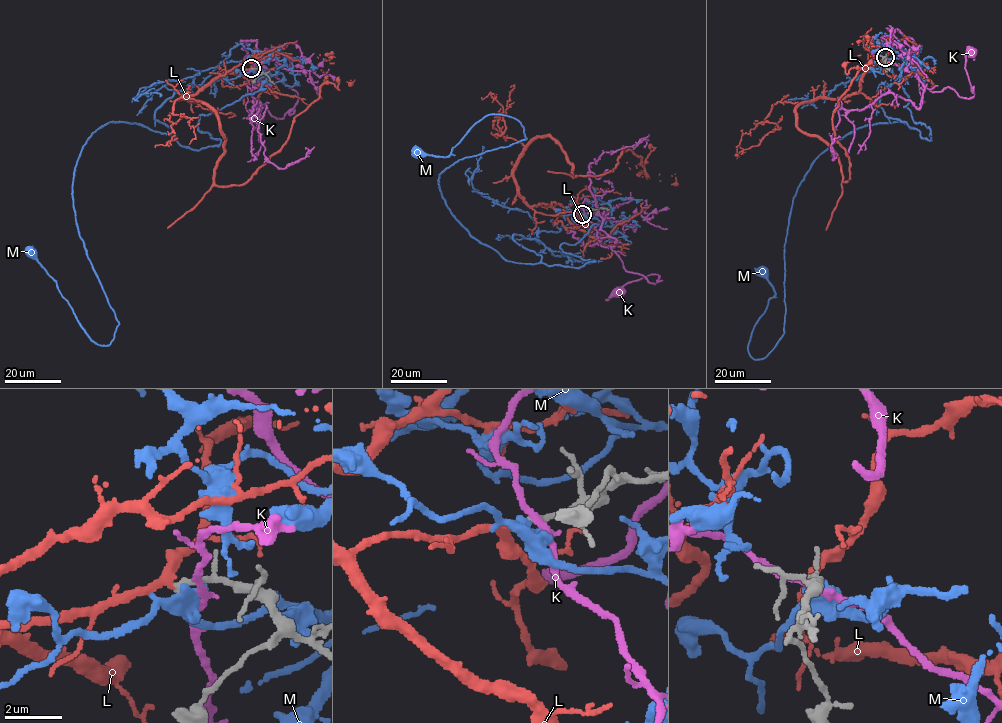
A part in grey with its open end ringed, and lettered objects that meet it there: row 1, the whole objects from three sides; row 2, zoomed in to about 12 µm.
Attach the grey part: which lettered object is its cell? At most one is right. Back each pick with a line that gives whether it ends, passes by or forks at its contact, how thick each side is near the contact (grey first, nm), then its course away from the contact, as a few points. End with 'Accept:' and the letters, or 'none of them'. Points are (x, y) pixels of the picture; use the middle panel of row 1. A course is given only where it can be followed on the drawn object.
L: It passes by. Thickness 220 nm (grey) against 240 nm. Its course: (583, 214), (528, 206), (523, 148), (549, 136), (573, 175), (596, 176), (623, 146), (645, 176), (627, 162)
Accept: L

